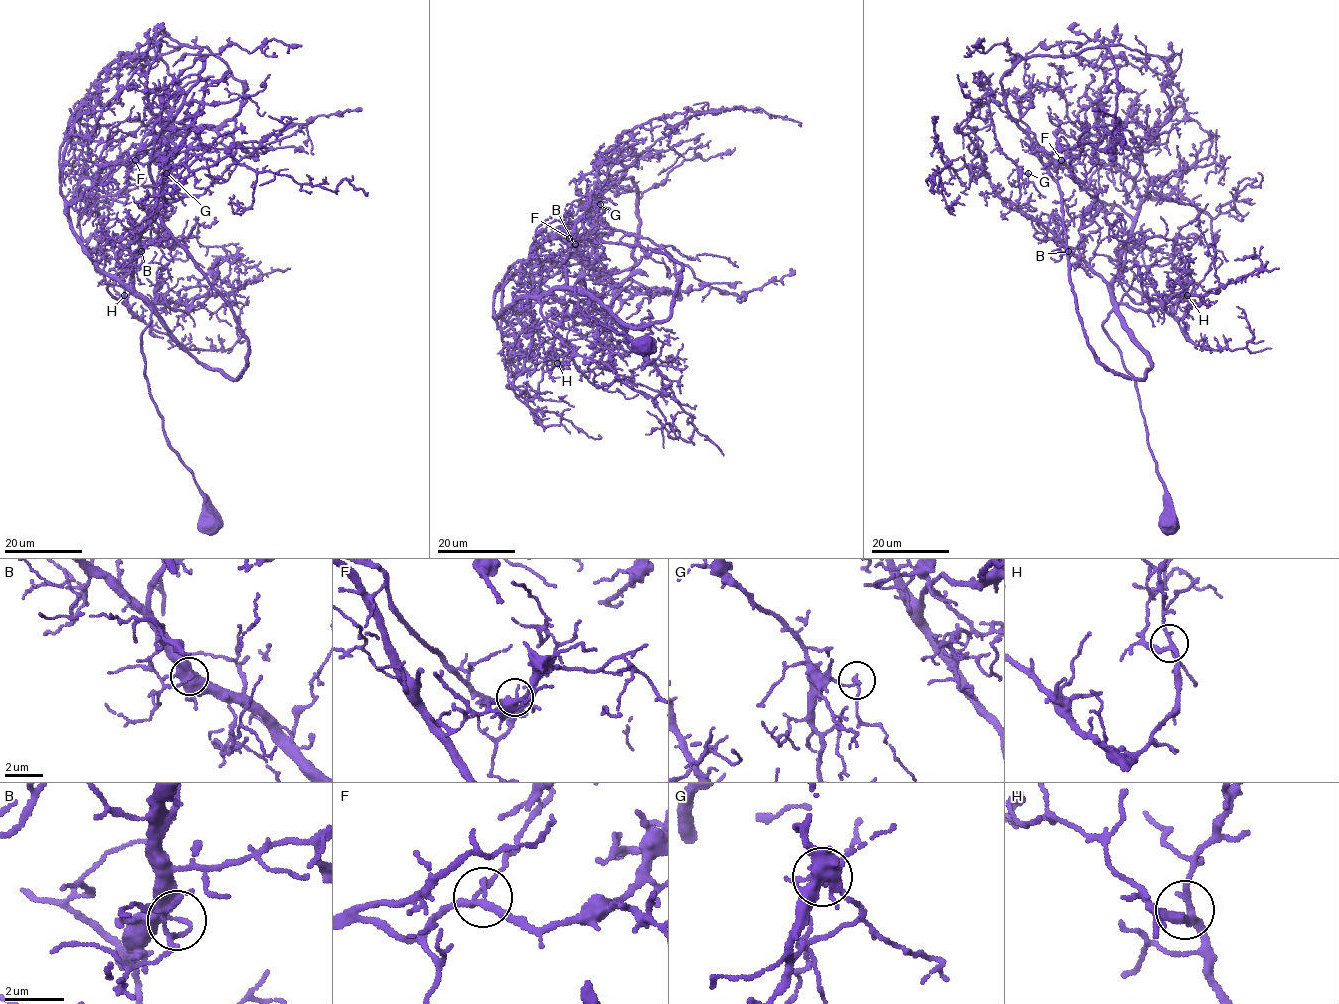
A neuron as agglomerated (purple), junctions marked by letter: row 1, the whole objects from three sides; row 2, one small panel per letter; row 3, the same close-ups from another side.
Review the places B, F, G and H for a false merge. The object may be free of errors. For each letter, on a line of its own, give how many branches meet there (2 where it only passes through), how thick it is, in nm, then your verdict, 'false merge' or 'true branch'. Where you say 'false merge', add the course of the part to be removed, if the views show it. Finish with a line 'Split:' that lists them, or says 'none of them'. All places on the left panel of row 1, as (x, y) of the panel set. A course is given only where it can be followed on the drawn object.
B: branches 3; calibre 320 nm; true branch
F: branches 3; calibre 200 nm; true branch
G: branches 3; calibre 100 nm; false merge; course (167, 172), (165, 177), (173, 174), (178, 177), (197, 159), (207, 159), (208, 89)
H: branches 3; calibre 200 nm; true branch
Split: G

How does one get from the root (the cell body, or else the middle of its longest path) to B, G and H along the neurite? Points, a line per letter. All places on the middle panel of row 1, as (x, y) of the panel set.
B: (646, 344), (579, 309), (575, 284), (585, 284), (569, 286), (564, 264), (575, 244)
G: (646, 344), (585, 315), (575, 296), (584, 281), (584, 289), (567, 284), (573, 227), (588, 194), (600, 204)
H: (646, 344), (585, 315), (580, 279), (584, 289), (540, 299), (548, 328), (572, 352), (557, 363)

